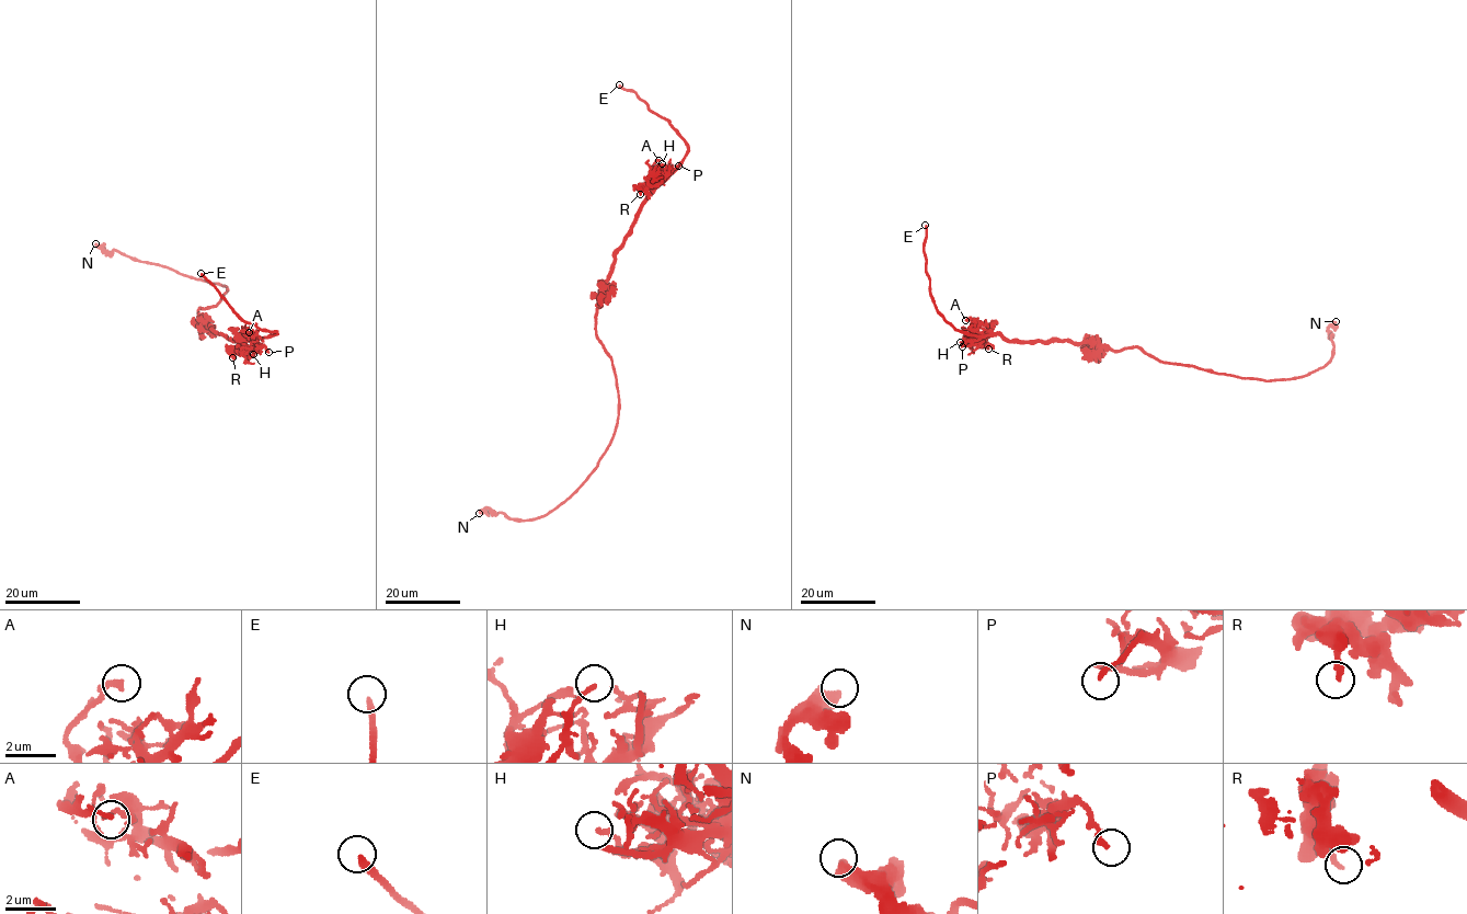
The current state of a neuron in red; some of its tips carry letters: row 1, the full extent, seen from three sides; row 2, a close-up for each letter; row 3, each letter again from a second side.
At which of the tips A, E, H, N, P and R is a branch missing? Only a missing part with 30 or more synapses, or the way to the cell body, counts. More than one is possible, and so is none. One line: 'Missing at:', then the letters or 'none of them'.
Missing at: E

